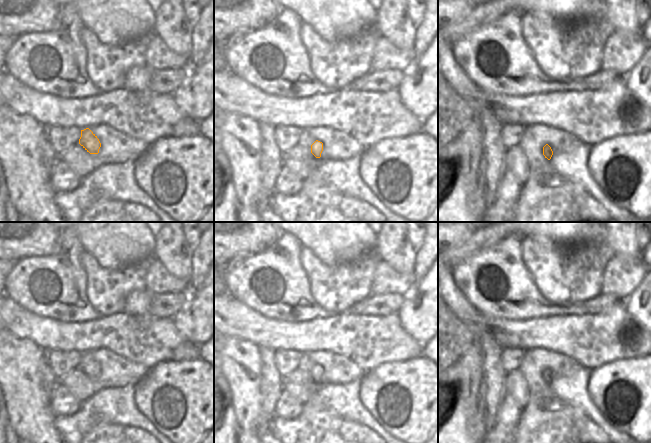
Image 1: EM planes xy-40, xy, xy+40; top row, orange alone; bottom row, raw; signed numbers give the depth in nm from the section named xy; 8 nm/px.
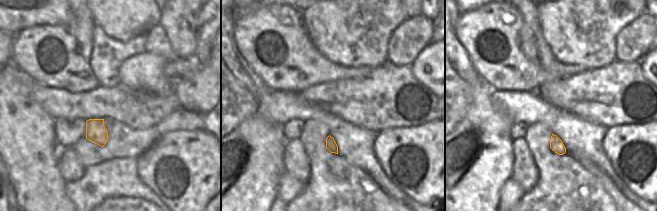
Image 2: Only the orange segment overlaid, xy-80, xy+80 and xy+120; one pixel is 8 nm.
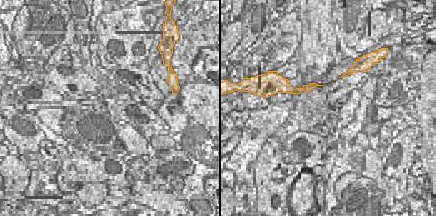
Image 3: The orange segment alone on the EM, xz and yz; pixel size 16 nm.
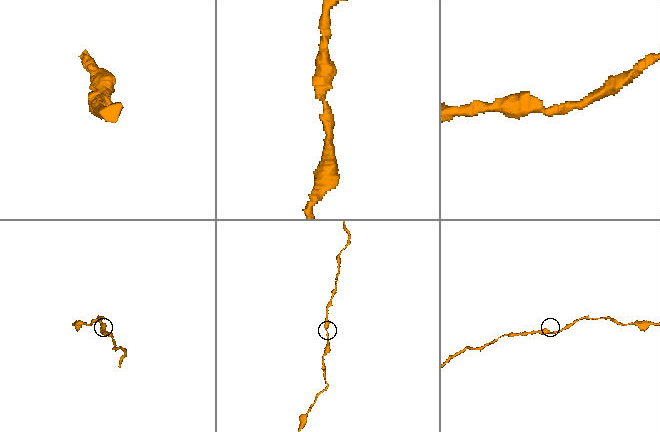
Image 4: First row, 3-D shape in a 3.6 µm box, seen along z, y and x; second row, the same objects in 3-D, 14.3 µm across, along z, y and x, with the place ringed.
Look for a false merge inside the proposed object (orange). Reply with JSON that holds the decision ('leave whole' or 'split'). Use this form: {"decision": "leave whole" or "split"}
{"decision": "leave whole"}

